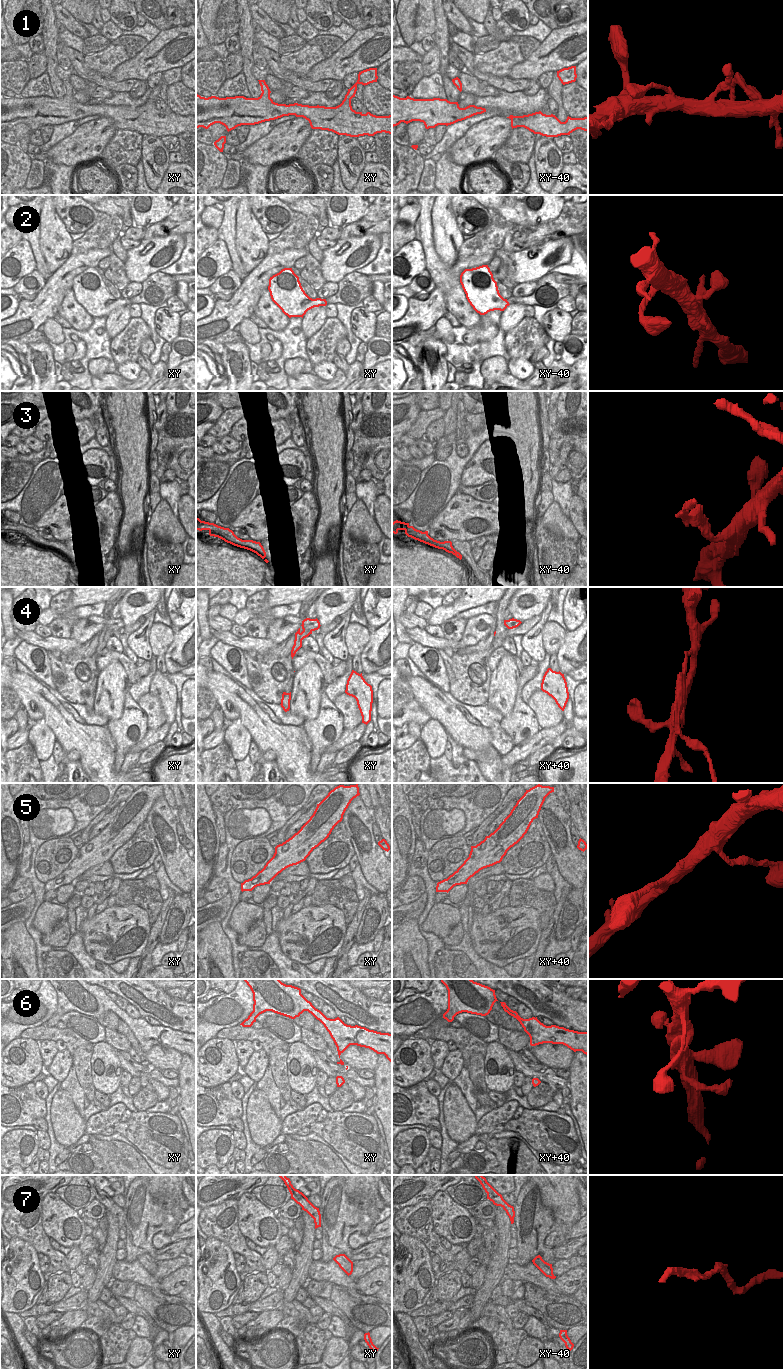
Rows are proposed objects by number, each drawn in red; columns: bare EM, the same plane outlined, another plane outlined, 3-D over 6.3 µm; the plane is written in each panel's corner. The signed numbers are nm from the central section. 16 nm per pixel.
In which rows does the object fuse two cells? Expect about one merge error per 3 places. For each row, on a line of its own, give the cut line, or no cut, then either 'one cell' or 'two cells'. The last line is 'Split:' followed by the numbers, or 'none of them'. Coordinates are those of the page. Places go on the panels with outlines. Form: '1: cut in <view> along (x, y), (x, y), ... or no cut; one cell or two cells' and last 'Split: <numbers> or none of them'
1: no cut; one cell
2: no cut; one cell
3: cut in xy along (245, 540), (238, 546); two cells
4: cut in xy along (303, 629), (311, 631); two cells
5: no cut; one cell
6: no cut; one cell
7: no cut; one cell
Split: 3, 4

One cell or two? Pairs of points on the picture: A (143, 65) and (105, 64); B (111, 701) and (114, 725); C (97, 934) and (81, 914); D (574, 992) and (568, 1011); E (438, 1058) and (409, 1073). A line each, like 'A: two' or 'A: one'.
A: two
B: two
C: two
D: two
E: two

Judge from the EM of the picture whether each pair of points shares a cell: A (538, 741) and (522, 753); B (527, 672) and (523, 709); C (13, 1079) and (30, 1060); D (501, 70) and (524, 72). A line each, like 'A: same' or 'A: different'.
A: same
B: same
C: same
D: different

